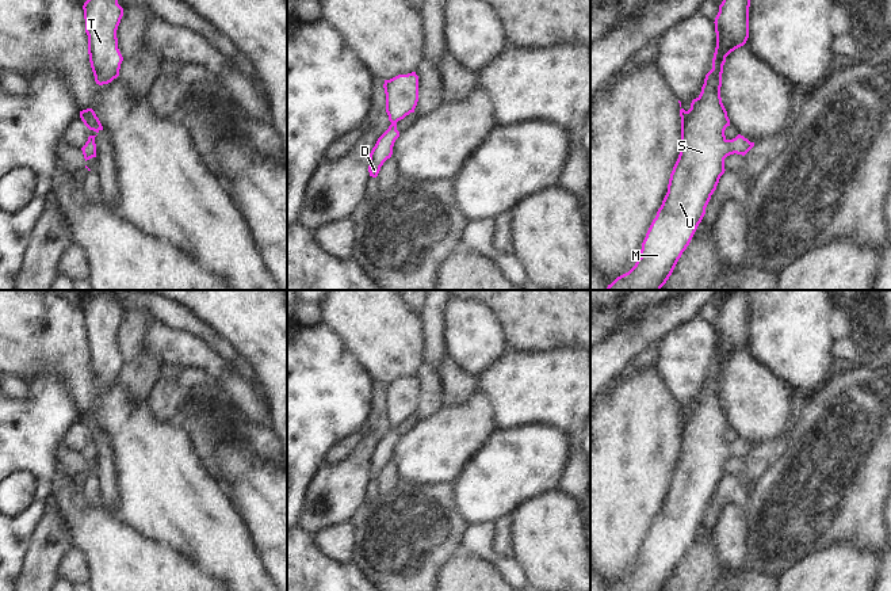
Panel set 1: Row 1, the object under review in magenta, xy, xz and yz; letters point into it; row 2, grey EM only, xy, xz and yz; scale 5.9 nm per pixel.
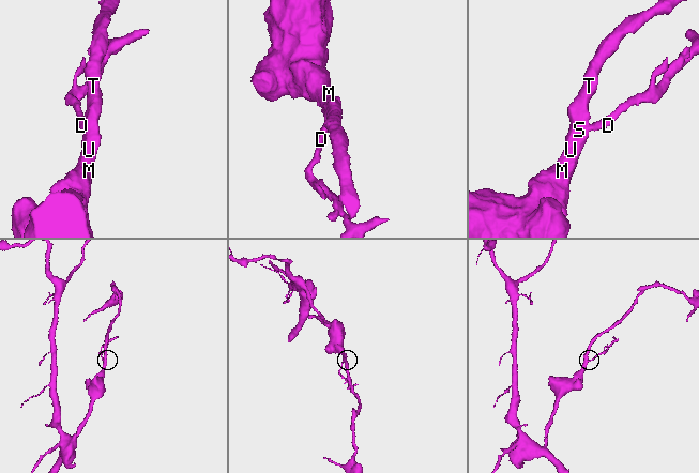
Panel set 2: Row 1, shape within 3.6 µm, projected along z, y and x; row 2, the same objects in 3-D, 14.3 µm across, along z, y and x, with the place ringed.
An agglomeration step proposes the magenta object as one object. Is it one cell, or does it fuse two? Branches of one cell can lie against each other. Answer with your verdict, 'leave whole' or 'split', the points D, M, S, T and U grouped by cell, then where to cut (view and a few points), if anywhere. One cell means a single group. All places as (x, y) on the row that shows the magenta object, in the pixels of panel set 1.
leave whole | D M S T U | no cut

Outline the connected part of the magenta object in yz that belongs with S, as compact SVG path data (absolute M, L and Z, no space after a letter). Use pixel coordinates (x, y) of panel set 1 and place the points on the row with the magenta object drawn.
M723 0L719 5L714 22L716 47L712 69L705 75L701 92L692 100L691 108L680 110L681 146L670 174L668 192L642 243L640 258L628 272L608 285L607 290L661 290L705 214L711 195L726 171L724 159L734 153L745 156L754 146L754 142L741 134L733 140L726 138L724 130L730 126L730 119L720 98L726 57L743 46L749 38L749 7L750 0Z

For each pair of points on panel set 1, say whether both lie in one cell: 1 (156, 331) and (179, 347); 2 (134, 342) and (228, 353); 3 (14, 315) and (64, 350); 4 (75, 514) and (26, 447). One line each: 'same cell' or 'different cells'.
1: same cell
2: different cells
3: same cell
4: different cells

